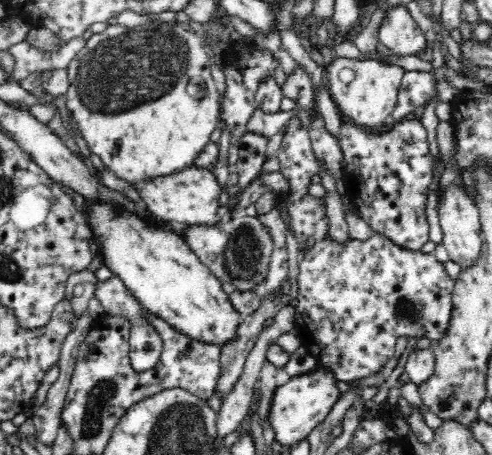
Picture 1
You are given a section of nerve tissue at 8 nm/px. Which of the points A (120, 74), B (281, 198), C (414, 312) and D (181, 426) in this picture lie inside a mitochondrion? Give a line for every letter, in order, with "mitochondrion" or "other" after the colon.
A: mitochondrion
B: other
C: mitochondrion
D: mitochondrion

